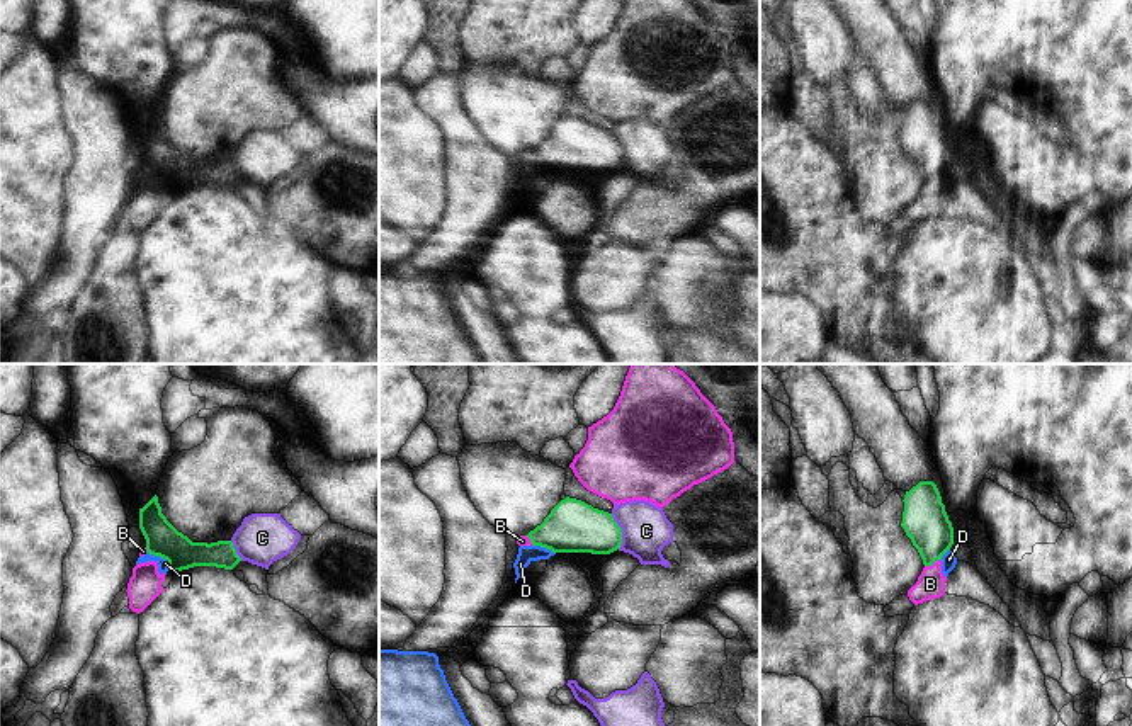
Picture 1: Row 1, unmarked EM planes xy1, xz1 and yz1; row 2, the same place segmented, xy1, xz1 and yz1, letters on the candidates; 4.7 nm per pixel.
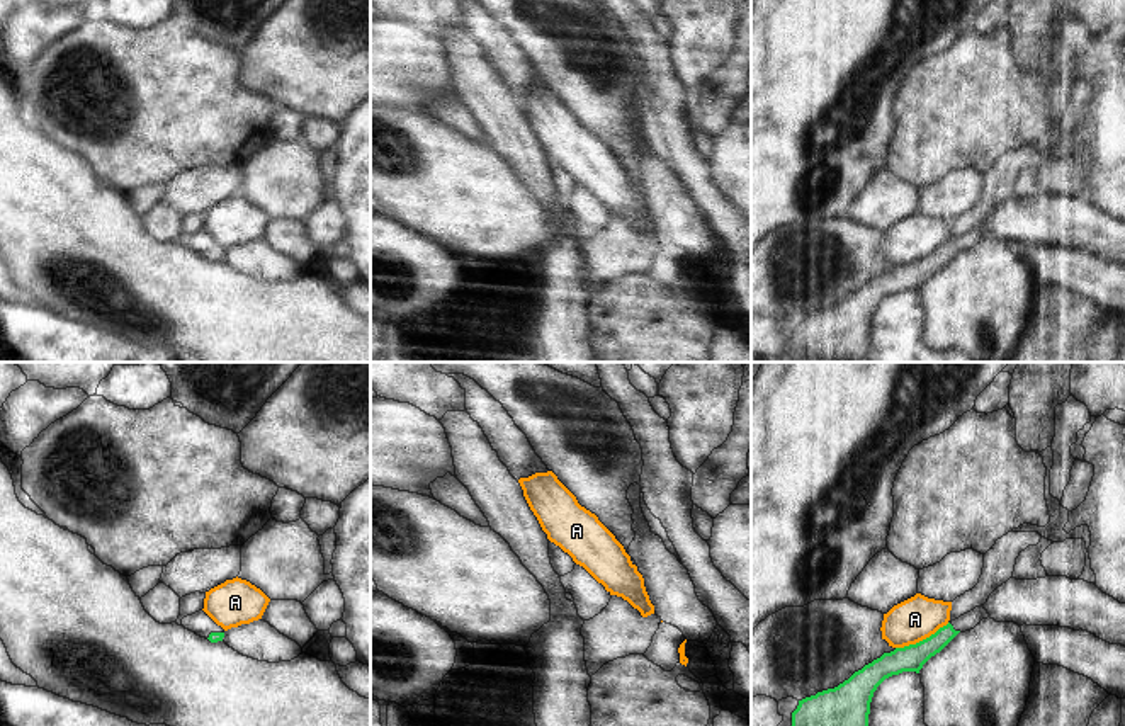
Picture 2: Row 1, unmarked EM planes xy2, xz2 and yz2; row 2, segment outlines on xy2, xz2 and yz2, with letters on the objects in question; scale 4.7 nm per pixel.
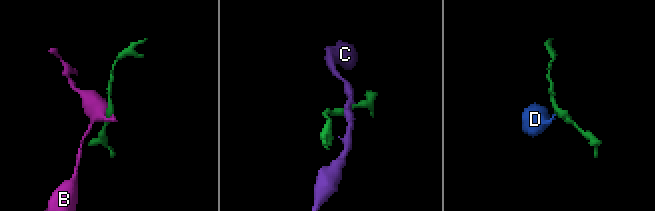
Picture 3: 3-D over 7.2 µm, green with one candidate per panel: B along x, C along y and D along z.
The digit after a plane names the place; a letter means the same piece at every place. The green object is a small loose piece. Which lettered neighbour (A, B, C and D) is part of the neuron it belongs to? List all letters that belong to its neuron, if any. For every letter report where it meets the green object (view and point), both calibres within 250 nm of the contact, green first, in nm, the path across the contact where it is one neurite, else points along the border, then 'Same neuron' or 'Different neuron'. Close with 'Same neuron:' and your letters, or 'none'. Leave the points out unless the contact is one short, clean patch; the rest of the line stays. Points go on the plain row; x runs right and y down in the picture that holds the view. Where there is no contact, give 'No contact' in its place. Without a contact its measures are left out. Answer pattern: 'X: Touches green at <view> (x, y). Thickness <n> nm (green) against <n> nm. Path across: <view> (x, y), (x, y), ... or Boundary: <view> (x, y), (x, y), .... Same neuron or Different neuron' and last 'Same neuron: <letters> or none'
A: Touches green at yz2 (923, 259). Thickness 130 nm (green) against 200 nm. Different neuron
B: Touches green at yz1 (932, 182). Thickness 220 nm (green) against 130 nm. Different neuron
C: Touches green at xz1 (621, 150). Thickness 260 nm (green) against 220 nm. Different neuron
D: Touches green at xy1 (162, 175). Thickness 160 nm (green) against 50 nm. Boundary: xy1 (148, 170), (162, 175), (169, 187). Different neuron
Same neuron: none

